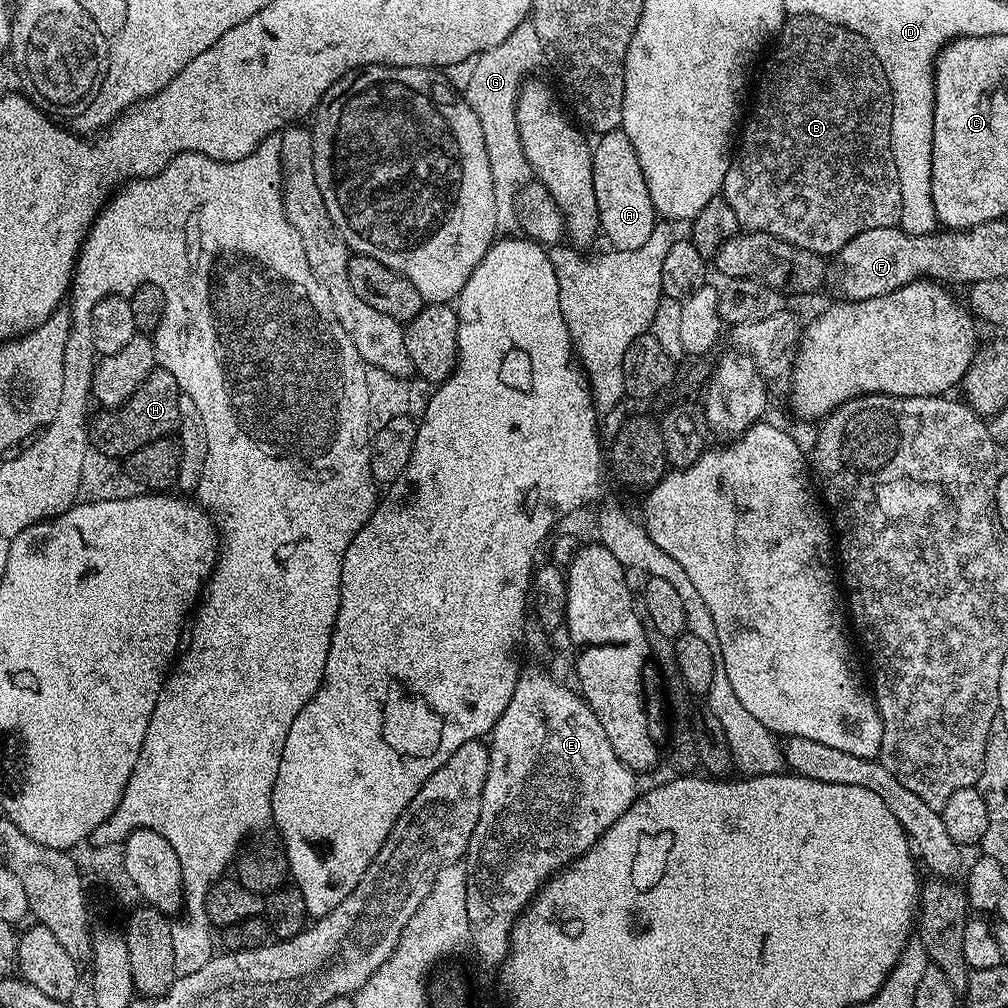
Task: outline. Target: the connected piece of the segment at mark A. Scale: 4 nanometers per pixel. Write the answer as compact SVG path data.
M622 130L605 132L595 141L592 149L592 177L594 178L594 198L598 202L598 218L600 232L609 240L611 247L618 251L638 250L646 246L646 238L656 230L658 213L650 198L650 190L646 186L646 178L642 174L642 166L638 162L638 154L634 154L634 146L630 138Z

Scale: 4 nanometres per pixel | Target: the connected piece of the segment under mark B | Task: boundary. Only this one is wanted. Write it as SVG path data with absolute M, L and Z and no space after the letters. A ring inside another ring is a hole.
M788 16L785 19L784 27L780 29L780 35L775 37L774 45L776 49L772 52L772 57L768 60L768 65L764 68L764 77L760 80L760 89L756 92L756 101L752 104L752 113L747 113L746 123L742 128L742 135L738 140L738 147L735 149L732 164L728 168L728 173L724 179L722 189L722 199L728 203L730 210L738 218L741 229L749 232L765 232L779 240L790 242L795 248L805 248L811 252L828 258L830 254L838 254L842 246L858 234L866 230L875 228L890 228L900 223L900 211L902 210L902 190L896 181L896 168L892 165L892 147L890 146L890 122L892 121L892 91L888 85L888 74L884 71L884 65L878 62L874 50L868 45L868 40L862 34L850 30L844 24L831 24L817 16ZM794 34L800 36L816 36L816 48L818 54L814 60L810 58L810 72L806 78L806 60L802 56L802 46L812 46L814 40L810 38L792 38Z

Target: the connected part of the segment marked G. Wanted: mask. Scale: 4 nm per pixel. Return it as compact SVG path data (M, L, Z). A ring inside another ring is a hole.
M530 20L519 24L506 41L479 54L476 71L468 88L462 92L467 104L474 110L482 126L486 142L487 160L490 162L491 180L494 182L495 226L497 235L513 237L519 231L516 214L516 195L531 181L529 160L522 150L516 122L516 102L524 81L540 64L543 65L544 47Z

